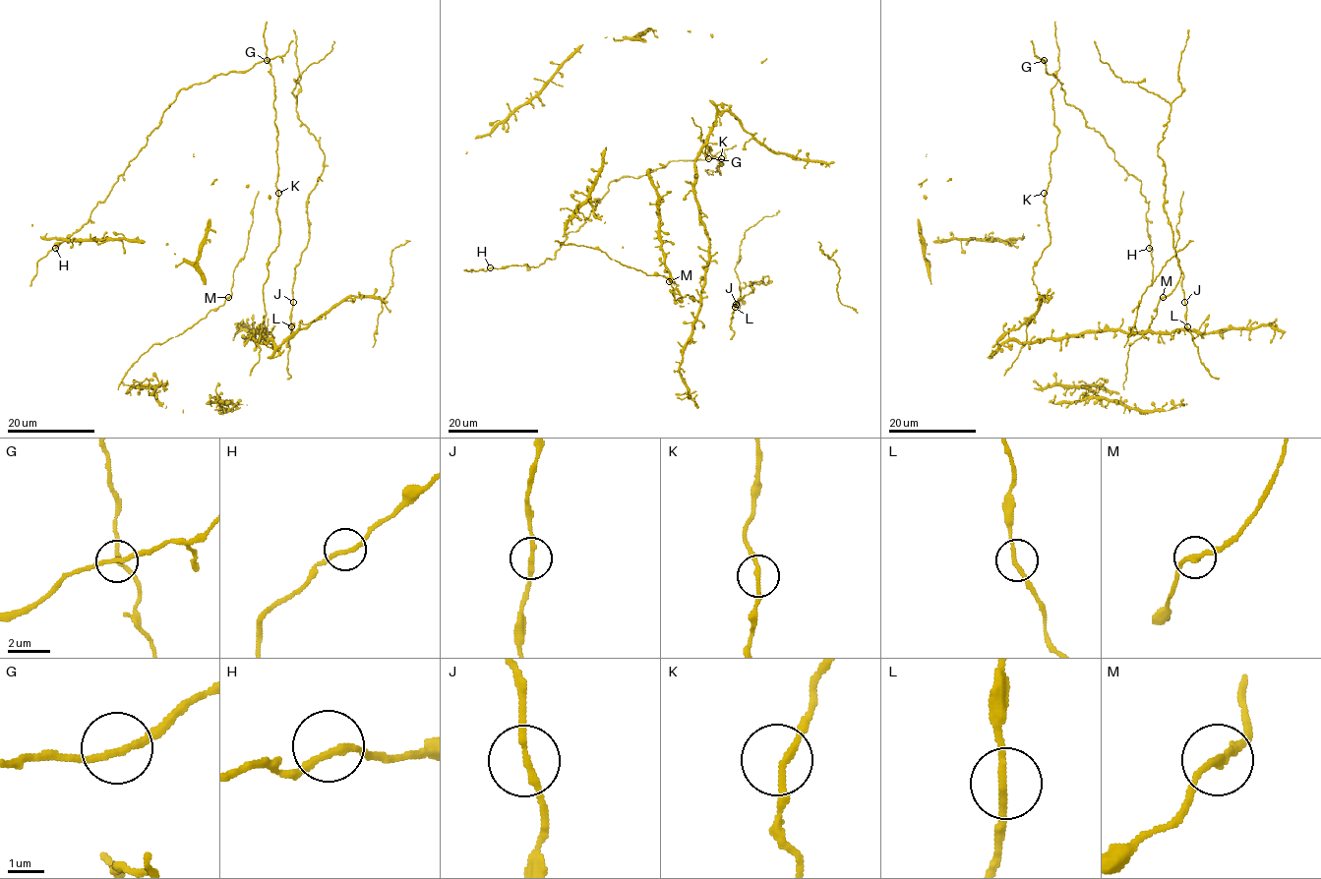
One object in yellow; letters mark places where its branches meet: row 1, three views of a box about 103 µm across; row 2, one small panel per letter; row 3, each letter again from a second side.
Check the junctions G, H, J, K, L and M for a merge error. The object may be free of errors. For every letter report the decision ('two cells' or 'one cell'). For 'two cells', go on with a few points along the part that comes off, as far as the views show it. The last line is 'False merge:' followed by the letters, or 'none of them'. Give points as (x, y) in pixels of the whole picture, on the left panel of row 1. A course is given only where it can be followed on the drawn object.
G: one cell
H: one cell
J: one cell
K: one cell
L: one cell
M: one cell
False merge: none of them

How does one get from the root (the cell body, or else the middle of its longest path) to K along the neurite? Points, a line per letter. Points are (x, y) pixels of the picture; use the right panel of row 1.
K: (1046, 211), (1044, 193)

